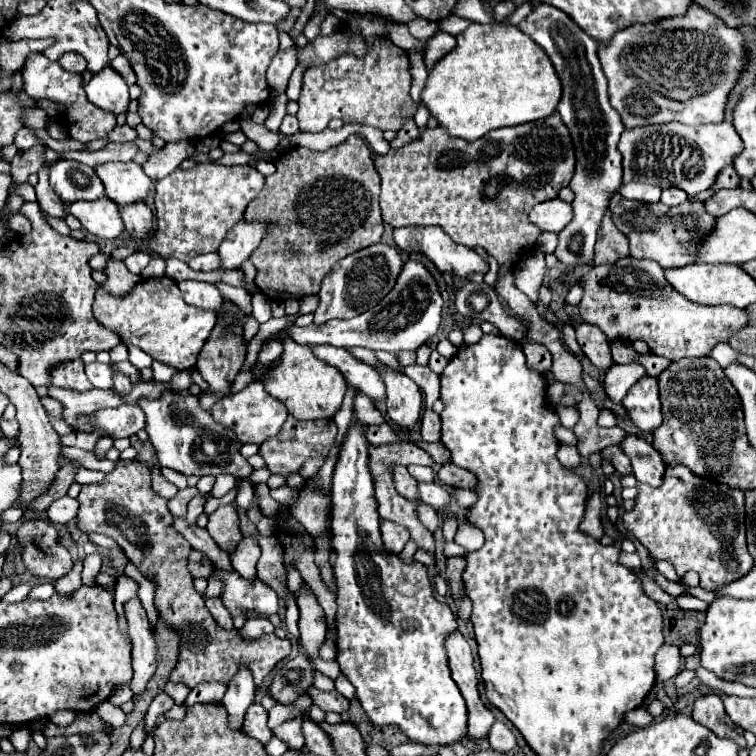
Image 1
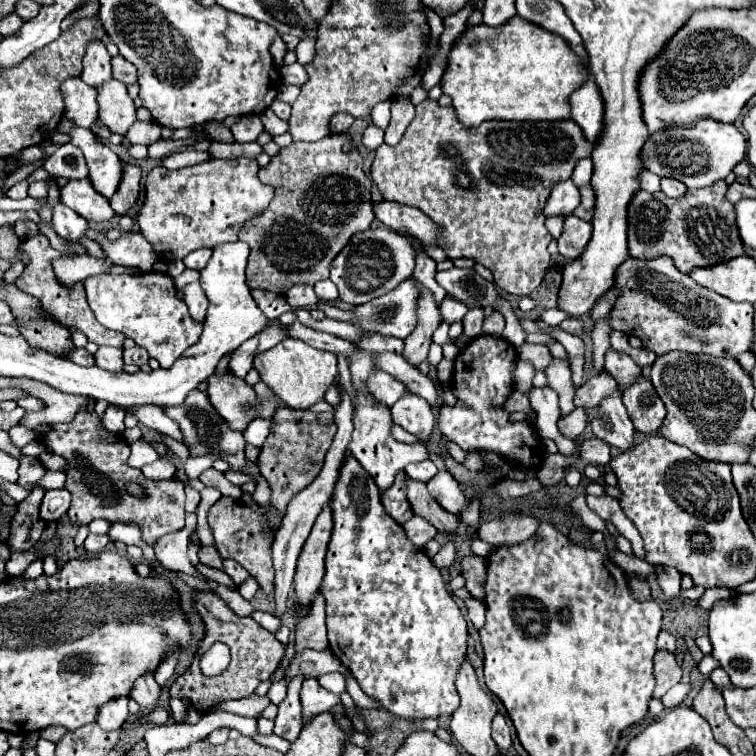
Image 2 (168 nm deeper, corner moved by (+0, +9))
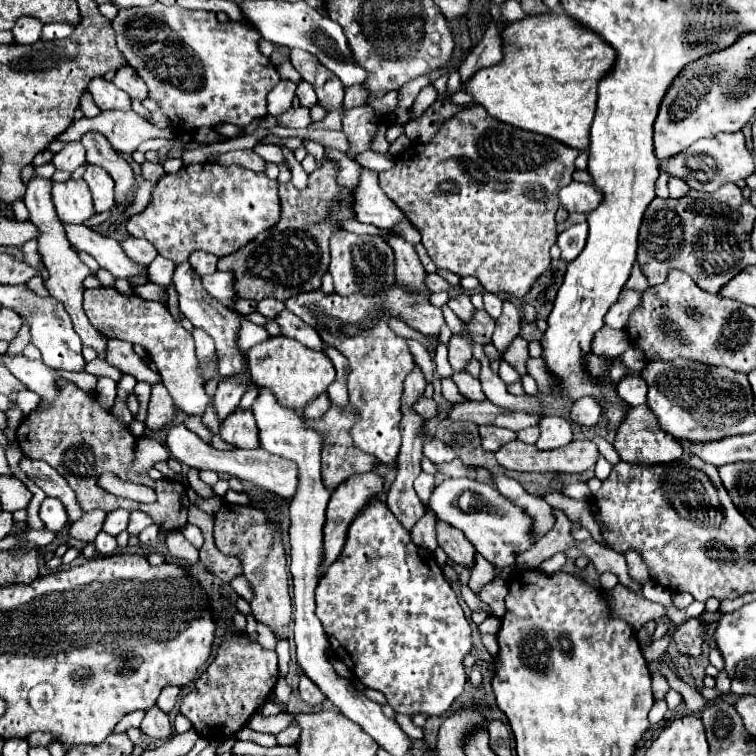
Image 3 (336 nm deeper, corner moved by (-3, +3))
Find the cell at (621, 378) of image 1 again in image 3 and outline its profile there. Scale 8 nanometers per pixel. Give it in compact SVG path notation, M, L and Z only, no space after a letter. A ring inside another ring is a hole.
M583 397L583 399L579 399L579 401L573 403L569 417L571 417L571 421L577 423L577 425L593 427L593 425L597 425L599 415L601 415L601 409L599 409L599 405L595 403L595 399Z

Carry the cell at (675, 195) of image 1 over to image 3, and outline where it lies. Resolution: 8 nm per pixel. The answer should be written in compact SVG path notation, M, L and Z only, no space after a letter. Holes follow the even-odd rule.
M669 177L669 191L671 191L671 197L679 199L681 195L687 195L689 193L689 187L683 179L679 177Z

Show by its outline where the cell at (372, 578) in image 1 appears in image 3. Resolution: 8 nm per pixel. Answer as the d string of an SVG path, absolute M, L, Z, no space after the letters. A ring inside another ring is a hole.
M373 499L357 515L355 523L351 523L349 535L347 535L347 541L345 541L345 547L343 547L339 559L333 565L327 567L323 579L319 581L319 585L317 585L317 617L321 619L323 627L327 631L327 637L329 637L329 643L331 643L331 651L335 653L335 657L339 661L343 661L365 687L381 691L387 697L387 703L393 707L395 713L403 713L403 715L409 715L409 717L413 717L417 713L423 713L427 717L431 717L431 715L443 715L453 705L453 701L459 697L459 693L463 691L463 685L465 685L463 657L467 653L471 653L471 647L473 645L471 645L471 629L469 629L469 623L467 623L467 619L463 615L463 609L461 609L461 605L457 601L457 595L451 589L449 581L445 579L441 567L437 565L433 551L427 551L423 547L415 547L415 543L411 541L409 531L395 519L395 515L379 499Z

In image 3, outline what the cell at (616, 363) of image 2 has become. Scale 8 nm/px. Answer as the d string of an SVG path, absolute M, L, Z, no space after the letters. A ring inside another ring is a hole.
M637 375L623 377L617 385L617 391L619 391L619 397L631 407L643 405L647 401L647 383Z

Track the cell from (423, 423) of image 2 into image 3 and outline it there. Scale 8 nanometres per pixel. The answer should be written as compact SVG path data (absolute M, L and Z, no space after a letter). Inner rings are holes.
M425 433L425 435L423 435L423 441L425 441L423 453L425 453L425 457L427 457L431 463L439 465L439 463L449 463L449 461L455 459L455 451L453 451L449 445L441 443L439 439L429 437L429 435Z

